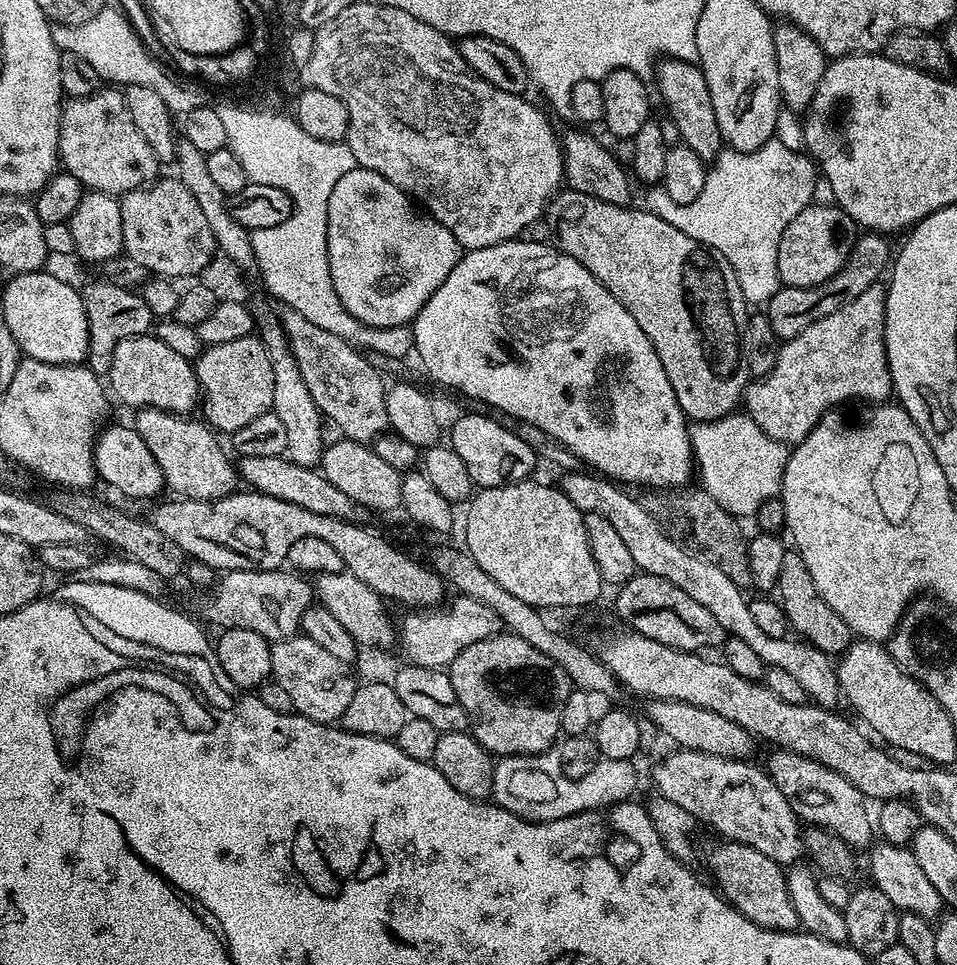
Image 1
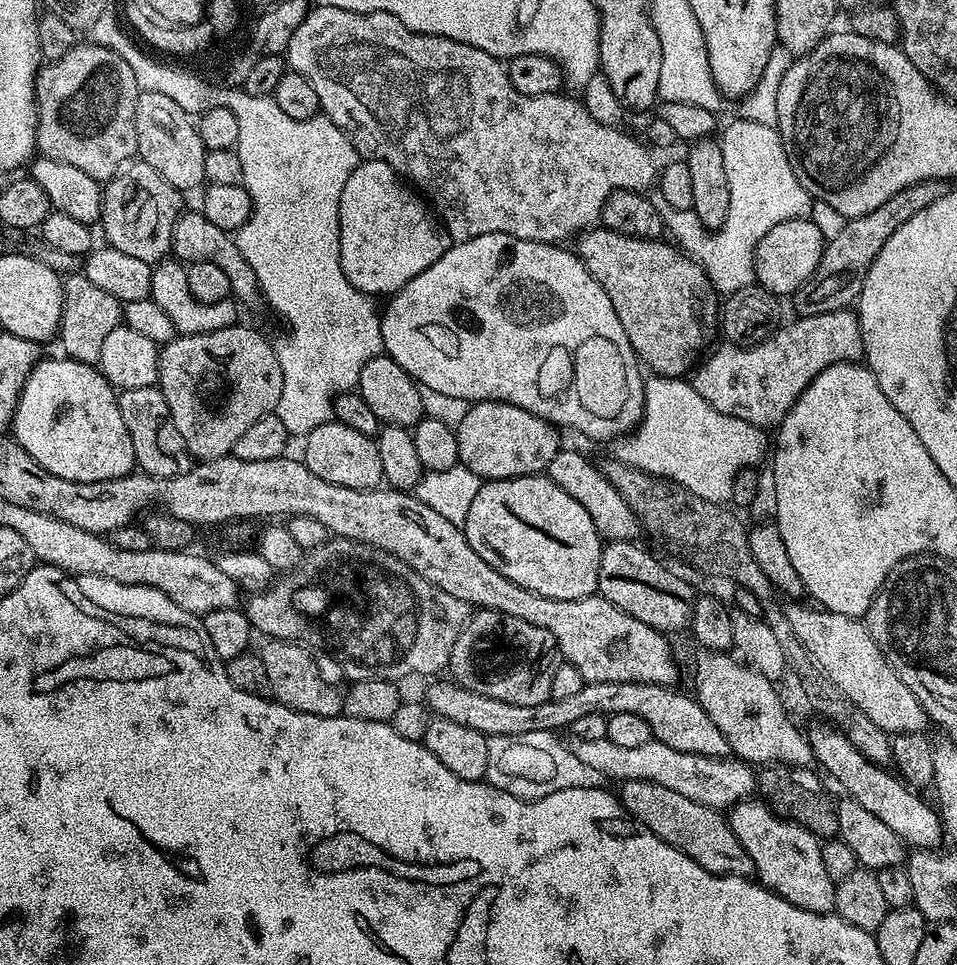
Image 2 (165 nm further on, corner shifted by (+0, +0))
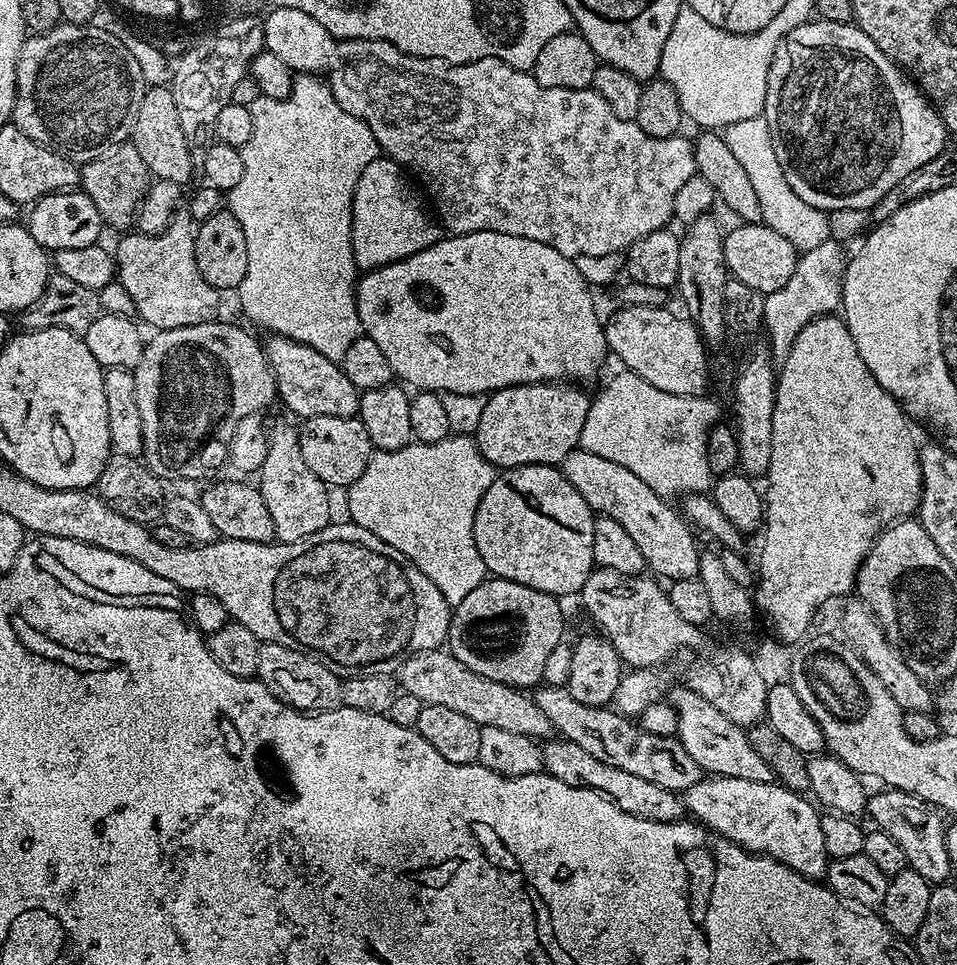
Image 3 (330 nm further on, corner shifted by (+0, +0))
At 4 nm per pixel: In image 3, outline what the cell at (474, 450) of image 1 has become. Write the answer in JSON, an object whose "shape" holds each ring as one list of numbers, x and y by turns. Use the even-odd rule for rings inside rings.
{"shape":[[545,382,542,384,519,384,518,386,510,386,509,388,503,388,502,390,491,393,491,395,483,401,483,403,485,402,484,409,481,410,480,417,476,420,476,432,474,431,476,445,482,456,486,458,486,462,490,462,493,468,497,470,517,468,518,466,526,466,527,464,563,465,566,454,570,454,575,448,580,447,582,430,586,426,586,418,588,417,588,411,592,405,589,393,584,393,580,388,583,387,577,386,572,382]]}

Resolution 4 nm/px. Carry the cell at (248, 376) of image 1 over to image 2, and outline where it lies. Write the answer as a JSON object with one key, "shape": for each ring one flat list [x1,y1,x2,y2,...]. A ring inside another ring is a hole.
{"shape":[[237,322,226,330,210,330,210,334,177,335,175,340,160,348,160,378,158,387,160,393,166,398,171,427,172,424,176,427,176,432,180,435,180,440,184,443,185,450,189,452,185,453,200,462,217,460,219,456,229,455,234,442,238,442,238,438,242,438,242,433,248,427,254,426,254,422,258,422,258,418,275,413,278,406,278,398,282,398,282,386,284,385,282,382,282,366,278,366,275,347,270,343,270,340,268,344,267,338,262,333,255,332,252,328,243,328,242,324]]}

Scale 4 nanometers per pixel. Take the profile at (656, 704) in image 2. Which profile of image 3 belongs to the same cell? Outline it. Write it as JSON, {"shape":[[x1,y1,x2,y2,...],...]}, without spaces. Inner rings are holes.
{"shape":[[679,686,666,696,669,704,678,710,678,730,676,736,686,746,686,754,698,762,701,773,730,778,746,778,747,781,770,783,774,780,770,766,762,762,762,757,750,746,747,731,741,725,730,722,726,714,721,714,715,706,710,706,702,694]]}

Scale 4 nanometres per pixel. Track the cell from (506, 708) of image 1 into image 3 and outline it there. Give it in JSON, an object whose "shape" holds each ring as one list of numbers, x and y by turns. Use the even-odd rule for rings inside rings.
{"shape":[[486,578,462,602,458,602,452,610,452,625,446,641,447,651,452,653,462,666,474,670,474,674,482,674,482,678,490,678,493,682,502,682,511,688,532,690,543,681,542,670,546,666,554,646,565,639,564,612,560,609,561,601,542,590,534,590,530,586,522,586,522,582]]}

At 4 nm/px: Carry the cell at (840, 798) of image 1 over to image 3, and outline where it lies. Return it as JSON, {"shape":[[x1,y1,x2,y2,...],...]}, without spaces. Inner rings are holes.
{"shape":[[597,567,586,578,578,600,601,627,614,650,629,669,659,669,659,664,675,658,679,652,693,652,684,668,683,683,690,690,702,694,710,706,726,714,730,722,741,726,759,724,765,719,769,686,762,682,754,667,753,657,738,648,723,648,711,644,697,625,686,622,678,610,670,606,670,598,663,587,655,584,651,575,632,575,618,570],[649,576,649,577,648,577],[652,580,653,581,652,581]]}

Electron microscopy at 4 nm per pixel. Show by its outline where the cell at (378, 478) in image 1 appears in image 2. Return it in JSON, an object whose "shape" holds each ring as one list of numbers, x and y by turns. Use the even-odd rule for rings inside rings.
{"shape":[[333,418,318,426,318,430,310,430,310,434,303,437,302,444,303,462,318,474,318,478,326,478,326,482,334,482,334,486,350,486,350,490,381,487,384,479,382,458,378,458,378,446,373,437,358,434,358,430,350,430,350,426]]}

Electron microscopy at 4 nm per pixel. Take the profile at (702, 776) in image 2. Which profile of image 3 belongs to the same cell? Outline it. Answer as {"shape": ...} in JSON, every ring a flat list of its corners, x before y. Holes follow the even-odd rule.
{"shape":[[435,648,407,657,399,665,398,684,424,705,446,706,470,718,470,722,479,724,481,728,498,726,498,730,530,736,537,742,547,741,554,732,550,718,538,710,535,699,527,691,482,678,482,674,474,674,474,670,462,666,462,662,458,662,458,658,454,658,447,650]]}

